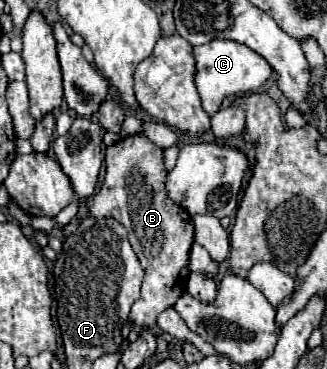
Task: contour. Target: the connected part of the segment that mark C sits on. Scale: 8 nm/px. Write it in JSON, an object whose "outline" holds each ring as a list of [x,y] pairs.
{"outline":[[[214,39],[206,45],[198,45],[194,47],[194,59],[196,59],[194,83],[200,93],[202,107],[206,109],[208,115],[214,115],[226,97],[258,91],[274,75],[270,63],[262,55],[236,41]]]}

